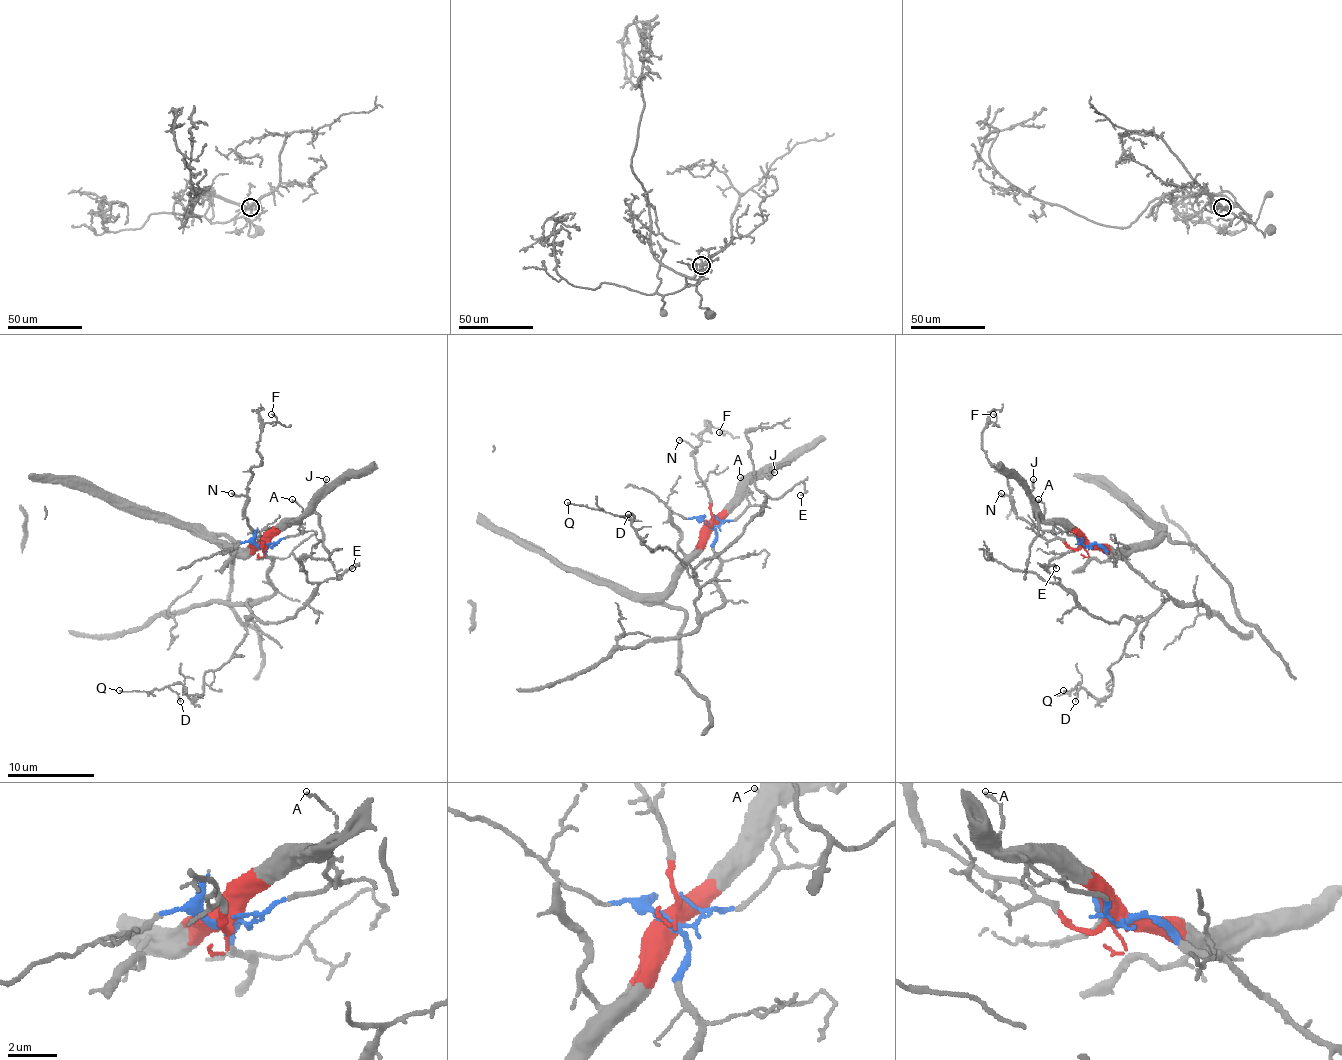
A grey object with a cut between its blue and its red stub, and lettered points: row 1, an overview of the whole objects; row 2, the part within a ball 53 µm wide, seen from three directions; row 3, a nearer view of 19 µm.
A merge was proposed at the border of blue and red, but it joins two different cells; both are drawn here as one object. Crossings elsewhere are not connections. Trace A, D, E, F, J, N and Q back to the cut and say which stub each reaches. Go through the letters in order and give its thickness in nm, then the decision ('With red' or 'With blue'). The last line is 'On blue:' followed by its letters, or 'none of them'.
A: Thickness 80 nm. With red
D: Thickness 90 nm. With blue
E: Thickness 140 nm. With blue
F: Thickness 110 nm. With red
J: Thickness 130 nm. With red
N: Thickness 120 nm. With red
Q: Thickness 100 nm. With blue
On blue: D, E, Q

